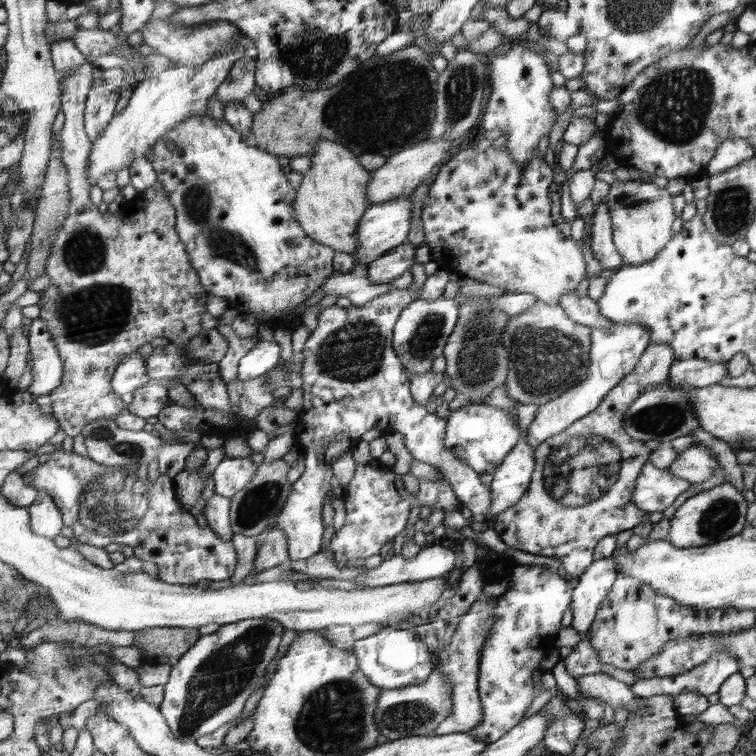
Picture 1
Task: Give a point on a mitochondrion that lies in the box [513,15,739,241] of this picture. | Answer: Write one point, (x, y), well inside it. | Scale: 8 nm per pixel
(672, 106)

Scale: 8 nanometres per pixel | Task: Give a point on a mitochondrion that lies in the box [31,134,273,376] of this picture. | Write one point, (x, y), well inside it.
(93, 317)

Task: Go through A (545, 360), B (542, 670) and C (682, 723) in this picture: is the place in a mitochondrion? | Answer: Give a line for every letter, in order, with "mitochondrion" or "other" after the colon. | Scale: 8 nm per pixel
A: mitochondrion
B: other
C: other

